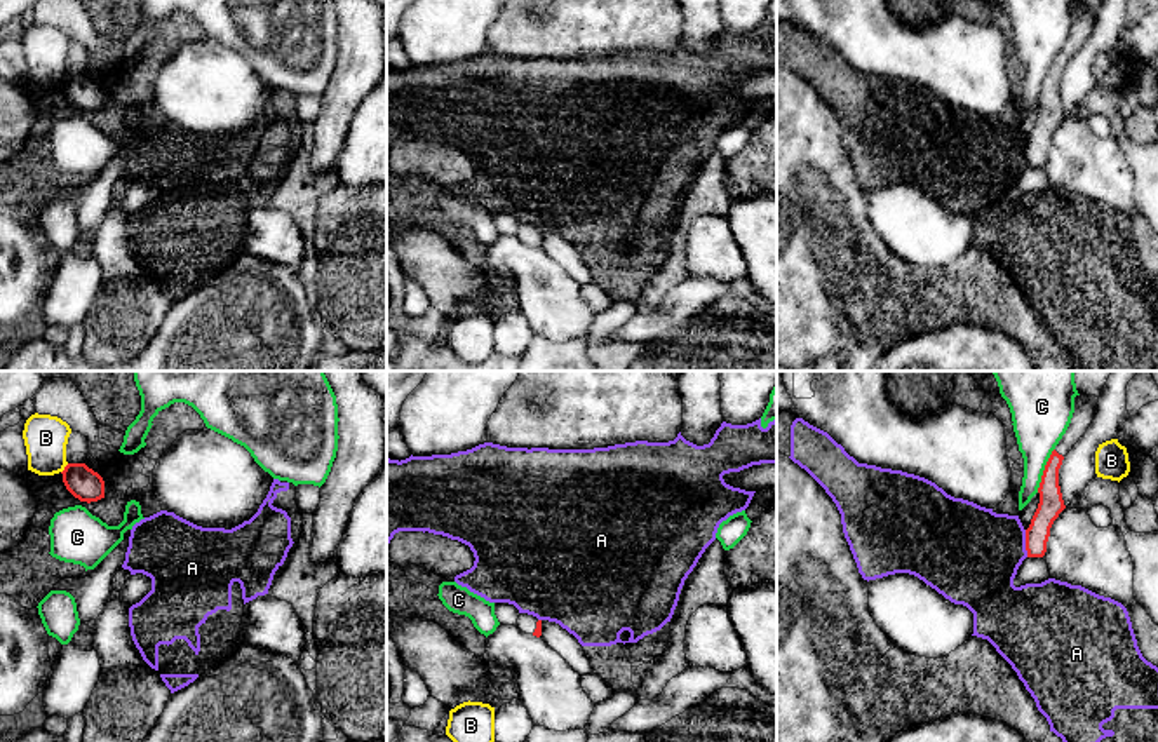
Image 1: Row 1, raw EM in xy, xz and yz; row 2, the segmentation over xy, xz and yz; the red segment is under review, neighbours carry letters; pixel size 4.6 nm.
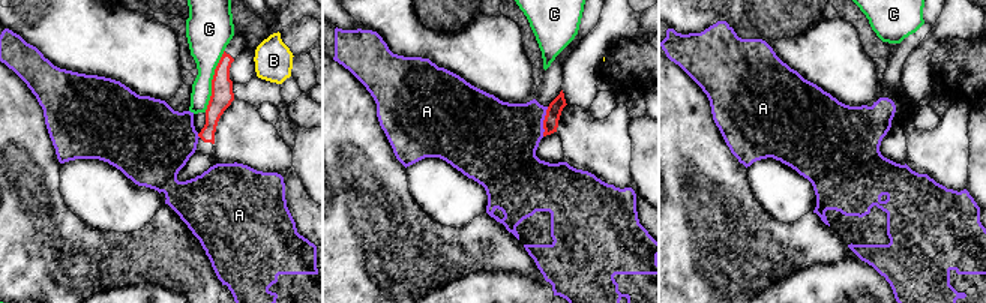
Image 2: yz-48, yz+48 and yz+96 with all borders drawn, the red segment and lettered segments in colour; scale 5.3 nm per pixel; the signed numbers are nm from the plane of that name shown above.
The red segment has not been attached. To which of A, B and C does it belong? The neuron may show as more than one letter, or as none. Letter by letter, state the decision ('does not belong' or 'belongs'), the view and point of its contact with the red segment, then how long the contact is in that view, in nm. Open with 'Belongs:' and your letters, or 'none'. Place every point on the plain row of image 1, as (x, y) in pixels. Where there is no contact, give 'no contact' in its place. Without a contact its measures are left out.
Belongs: none
A: does not belong; contact yz (1026, 154); length 130 nm
B: does not belong; contact xy (65, 79); length 60 nm
C: does not belong; contact yz (1043, 80); length 220 nm

